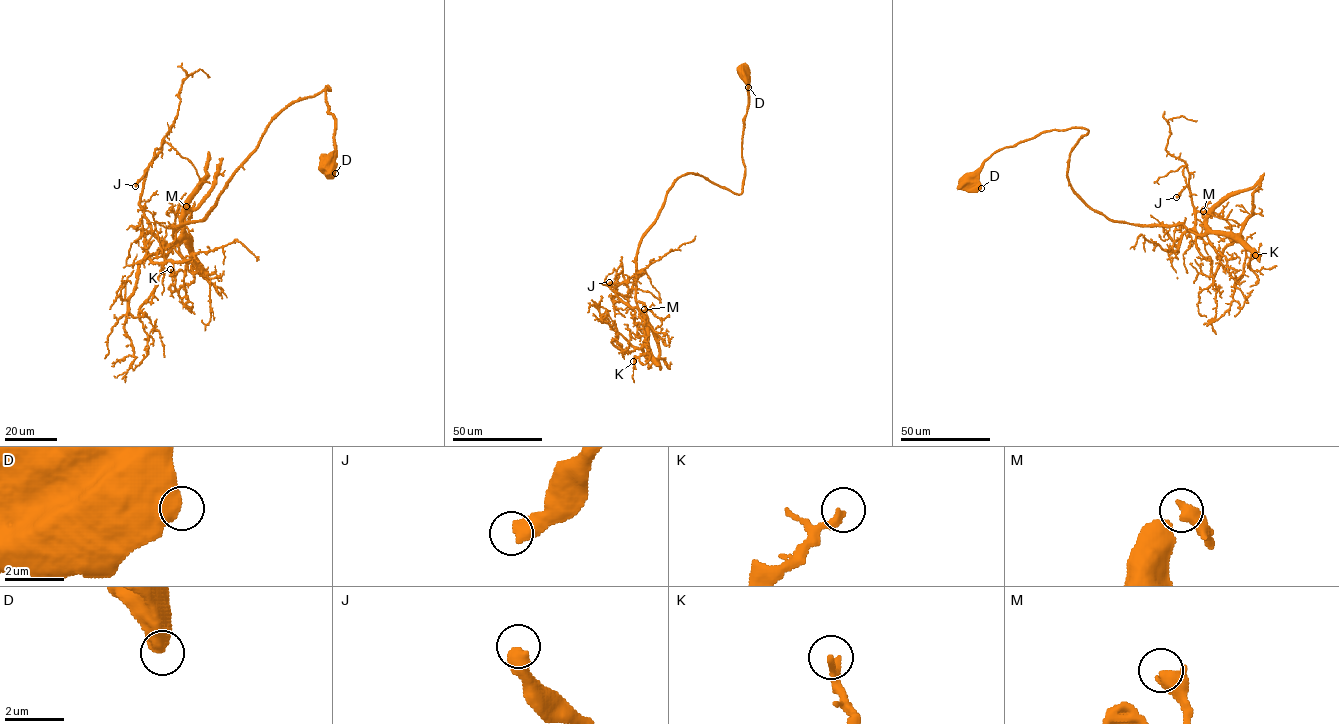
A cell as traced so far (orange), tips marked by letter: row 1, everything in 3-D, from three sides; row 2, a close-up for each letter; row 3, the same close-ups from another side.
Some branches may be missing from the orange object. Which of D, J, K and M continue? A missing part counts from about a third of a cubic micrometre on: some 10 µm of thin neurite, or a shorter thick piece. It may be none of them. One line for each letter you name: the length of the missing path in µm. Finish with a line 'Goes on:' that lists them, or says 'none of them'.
J: about 40 µm are missing
Goes on: J

